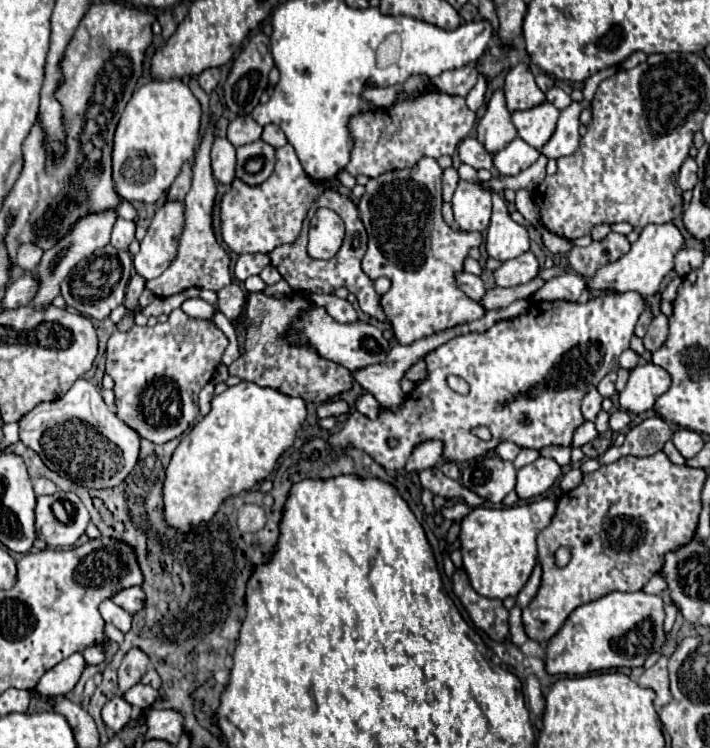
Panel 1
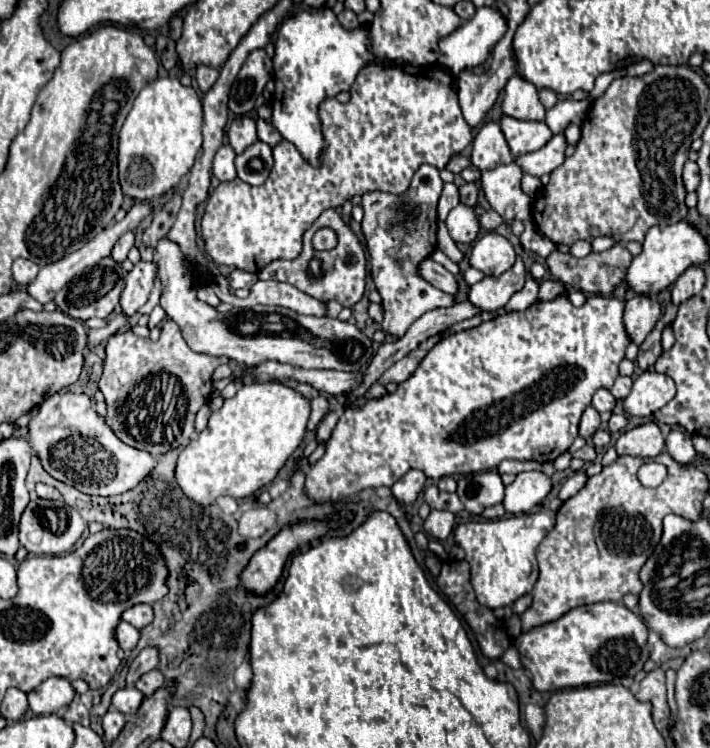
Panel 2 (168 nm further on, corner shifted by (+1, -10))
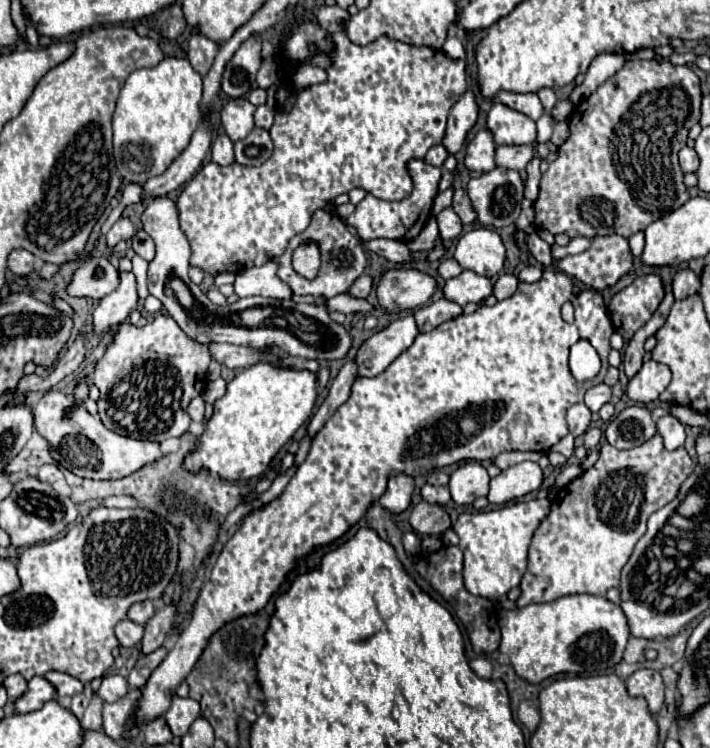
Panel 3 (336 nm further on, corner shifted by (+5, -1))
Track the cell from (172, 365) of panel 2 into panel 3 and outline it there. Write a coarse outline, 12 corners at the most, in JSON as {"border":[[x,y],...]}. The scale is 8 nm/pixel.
{"border":[[169,315],[125,321],[95,365],[113,433],[181,437],[211,355]]}

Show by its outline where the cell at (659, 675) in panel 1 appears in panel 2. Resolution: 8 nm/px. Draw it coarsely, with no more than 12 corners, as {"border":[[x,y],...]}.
{"border":[[651,670],[639,684],[637,698],[653,704],[653,720],[669,718],[665,670]]}

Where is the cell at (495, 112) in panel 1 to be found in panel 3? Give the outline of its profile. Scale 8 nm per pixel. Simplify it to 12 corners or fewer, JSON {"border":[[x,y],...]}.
{"border":[[483,129],[467,145],[465,167],[495,169],[493,135]]}

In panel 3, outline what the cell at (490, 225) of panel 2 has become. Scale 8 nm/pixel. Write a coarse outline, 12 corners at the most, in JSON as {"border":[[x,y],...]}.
{"border":[[455,189],[453,211],[465,225],[475,219],[465,189]]}

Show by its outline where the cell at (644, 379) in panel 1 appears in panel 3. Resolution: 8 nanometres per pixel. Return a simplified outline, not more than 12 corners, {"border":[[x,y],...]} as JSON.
{"border":[[653,359],[629,381],[627,395],[655,401],[671,383],[671,369]]}

